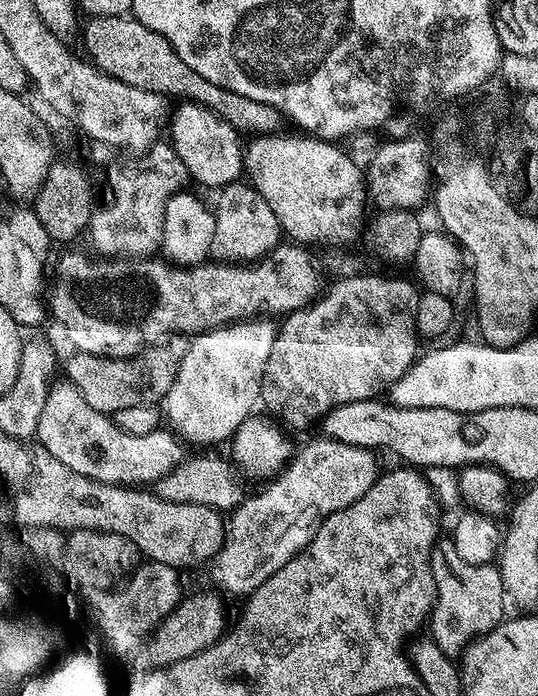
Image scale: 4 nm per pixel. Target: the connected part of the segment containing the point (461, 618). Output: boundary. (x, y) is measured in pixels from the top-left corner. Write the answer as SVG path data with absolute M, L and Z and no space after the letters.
M440 538L432 550L432 573L436 583L436 604L430 617L430 628L432 624L433 633L448 632L447 639L453 644L468 644L474 634L489 632L491 628L504 623L506 589L504 579L500 577L500 569L495 563L466 562L466 558L458 554L456 543L451 538Z

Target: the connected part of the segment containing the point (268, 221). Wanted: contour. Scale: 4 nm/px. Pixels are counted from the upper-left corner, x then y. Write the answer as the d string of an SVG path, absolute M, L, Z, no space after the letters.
M237 182L227 184L219 189L220 196L214 203L216 214L216 229L214 230L214 242L212 243L211 255L220 262L231 262L244 264L264 259L268 253L275 250L277 244L281 243L282 233L278 218L274 218L274 210L266 198L262 198L251 184Z

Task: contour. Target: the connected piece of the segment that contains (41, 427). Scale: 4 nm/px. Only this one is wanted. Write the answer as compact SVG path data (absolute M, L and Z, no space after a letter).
M55 383L50 393L51 399L58 401L57 414L52 408L43 412L36 432L39 444L50 450L62 466L70 466L70 470L83 476L94 473L95 480L103 484L152 486L185 462L185 445L175 431L157 430L141 436L126 434L114 423L111 415L94 410L73 384L63 383Z

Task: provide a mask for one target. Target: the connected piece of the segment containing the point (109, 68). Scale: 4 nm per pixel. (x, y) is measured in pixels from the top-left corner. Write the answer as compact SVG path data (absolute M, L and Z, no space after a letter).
M131 15L93 16L85 21L85 24L84 21L82 24L85 52L83 55L96 71L113 76L118 82L137 87L138 90L156 92L167 98L180 96L176 98L184 102L198 103L218 114L241 134L248 134L253 130L259 130L264 134L281 131L281 123L268 124L268 120L264 120L264 116L268 116L268 112L264 112L264 104L254 102L250 98L242 98L202 78L202 74L190 70L190 66L186 66L186 62L178 58L174 46L170 46L170 42L166 42L162 34L142 26L142 22L138 22Z

